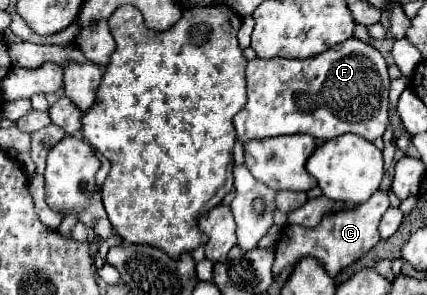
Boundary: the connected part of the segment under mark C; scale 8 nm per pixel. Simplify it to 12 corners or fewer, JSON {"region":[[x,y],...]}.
{"region":[[377,190],[315,228],[285,226],[273,276],[305,256],[331,276],[381,240],[389,196]]}

